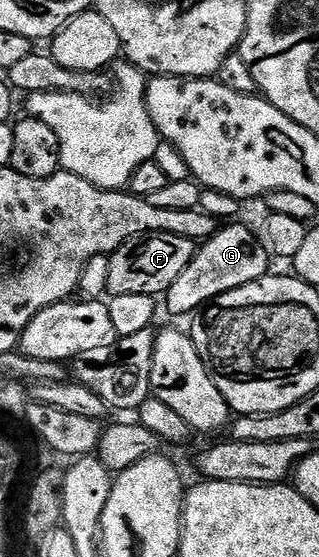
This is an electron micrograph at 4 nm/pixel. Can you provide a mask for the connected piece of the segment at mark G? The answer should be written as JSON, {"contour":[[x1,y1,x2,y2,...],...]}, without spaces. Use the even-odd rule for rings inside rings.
{"contour":[[238,225,223,226,212,238,195,250,192,261,166,291,164,302,174,315,197,312,216,297,262,279,271,270,272,260,253,230]]}

